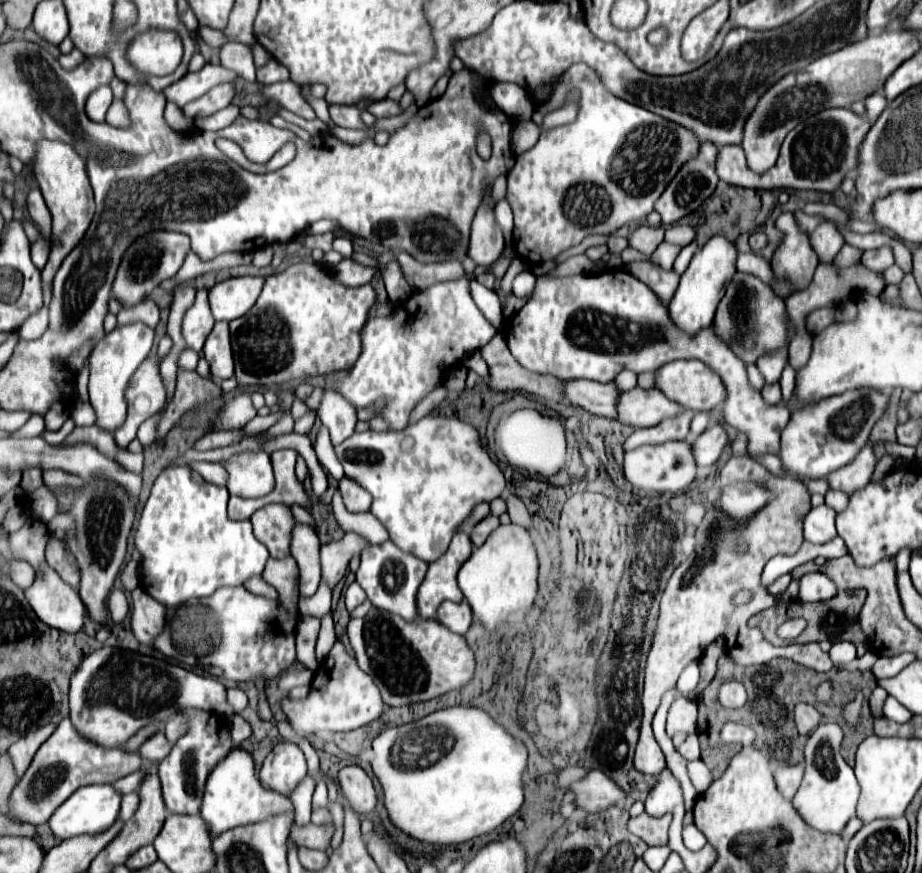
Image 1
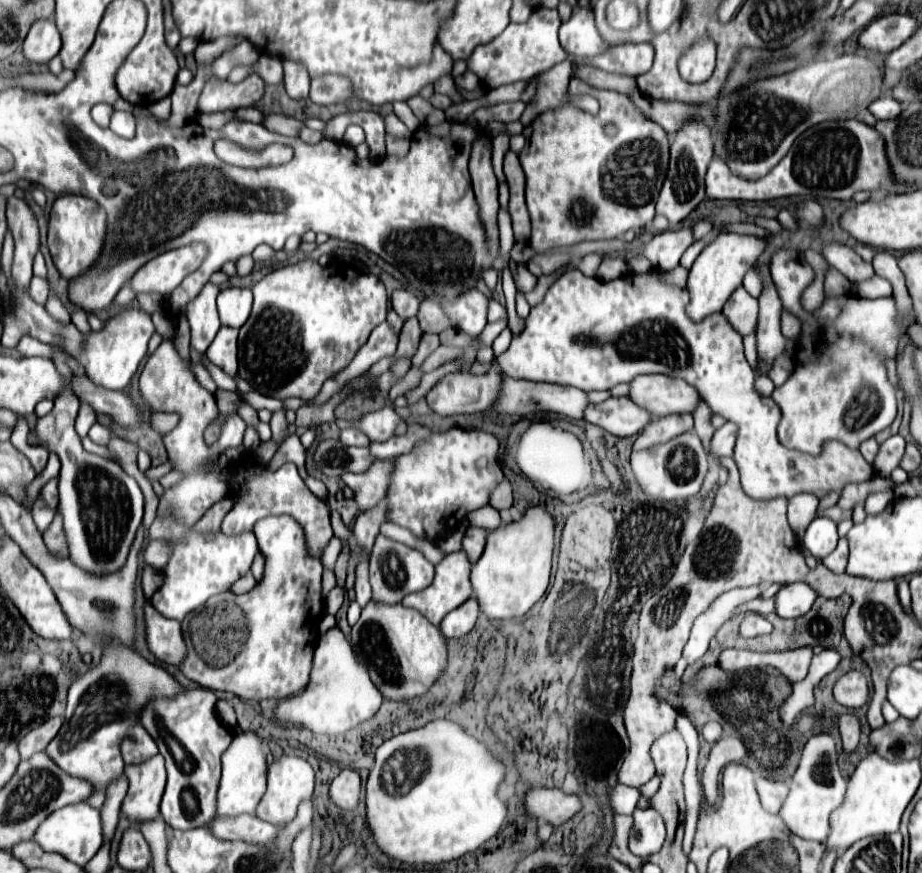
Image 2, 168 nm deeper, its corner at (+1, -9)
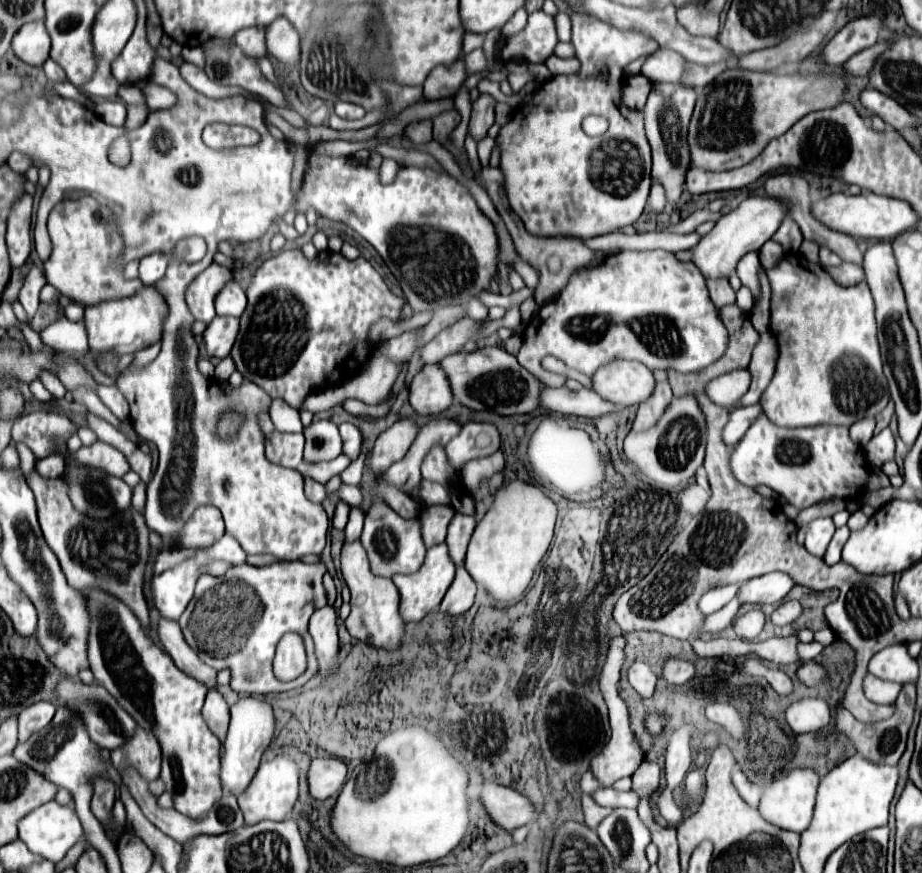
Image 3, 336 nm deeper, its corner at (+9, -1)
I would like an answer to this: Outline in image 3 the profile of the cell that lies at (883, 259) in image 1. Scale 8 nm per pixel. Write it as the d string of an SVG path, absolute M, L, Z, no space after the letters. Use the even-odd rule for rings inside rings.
M821 247L821 251L819 251L819 263L821 263L821 267L835 267L835 265L841 265L841 259L833 253L833 251L829 251L827 247Z

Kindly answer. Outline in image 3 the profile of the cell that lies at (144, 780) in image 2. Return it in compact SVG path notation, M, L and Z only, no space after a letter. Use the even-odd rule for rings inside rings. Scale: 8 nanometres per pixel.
M143 727L135 729L135 735L121 747L111 751L111 761L115 769L125 765L135 767L147 781L159 777L161 771L161 747L157 737Z

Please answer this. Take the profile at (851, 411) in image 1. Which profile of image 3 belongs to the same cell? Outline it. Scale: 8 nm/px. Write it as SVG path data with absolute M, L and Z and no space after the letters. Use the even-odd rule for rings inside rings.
M799 254L786 255L777 267L766 271L769 281L771 281L771 289L773 289L773 297L771 297L771 325L769 331L777 337L777 345L779 345L779 359L777 359L777 367L773 373L773 379L769 383L769 387L765 389L765 393L761 395L761 407L765 411L765 415L769 417L771 423L779 425L779 427L809 427L809 425L853 425L855 421L861 421L863 417L875 417L877 413L881 413L885 409L885 405L889 403L891 395L889 395L889 383L887 377L883 375L883 363L881 363L881 355L879 355L879 345L877 345L877 325L875 325L875 305L873 305L873 297L871 291L867 287L865 281L853 285L853 287L841 287L837 285L829 273L825 273L819 267L819 277L809 269L809 263Z

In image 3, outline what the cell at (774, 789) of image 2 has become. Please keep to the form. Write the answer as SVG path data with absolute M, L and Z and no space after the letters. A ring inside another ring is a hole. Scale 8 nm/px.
M739 769L733 773L733 785L735 785L735 789L739 791L739 795L741 795L741 799L747 803L747 805L751 805L751 807L757 807L759 805L759 799L761 799L761 793L763 793L763 789L759 787L759 785L753 785Z

